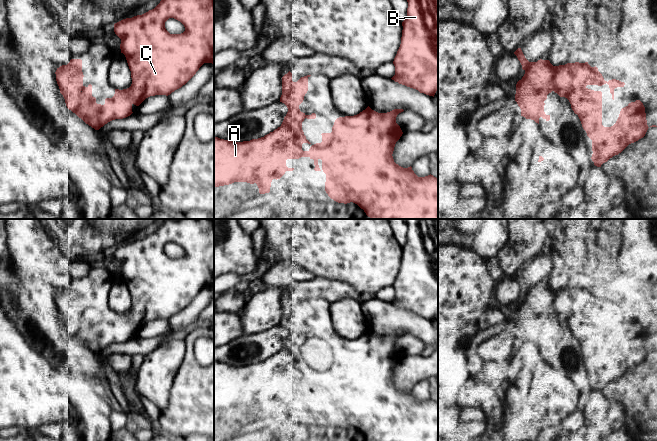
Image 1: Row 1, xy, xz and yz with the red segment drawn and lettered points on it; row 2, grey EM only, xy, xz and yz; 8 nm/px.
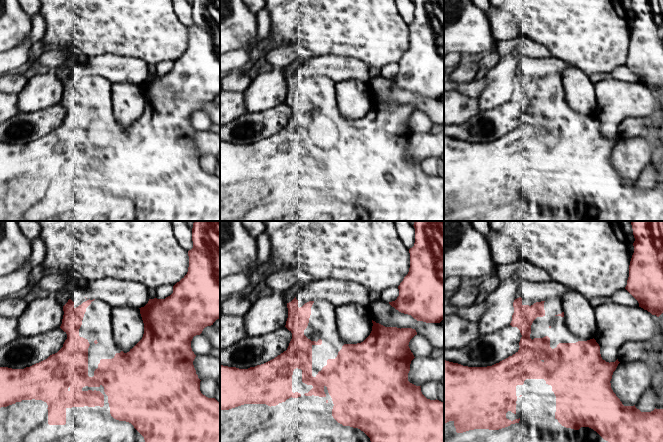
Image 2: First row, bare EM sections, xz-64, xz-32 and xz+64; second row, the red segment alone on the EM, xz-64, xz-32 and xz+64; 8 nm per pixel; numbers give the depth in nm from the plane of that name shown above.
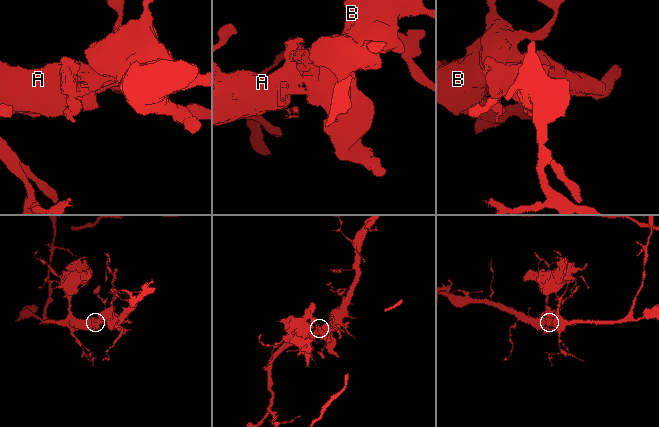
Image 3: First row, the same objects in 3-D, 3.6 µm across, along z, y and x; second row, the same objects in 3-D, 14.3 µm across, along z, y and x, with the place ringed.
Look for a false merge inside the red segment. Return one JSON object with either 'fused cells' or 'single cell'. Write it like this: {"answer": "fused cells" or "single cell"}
{"answer": "single cell"}

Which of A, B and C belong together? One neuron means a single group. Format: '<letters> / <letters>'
A B C

